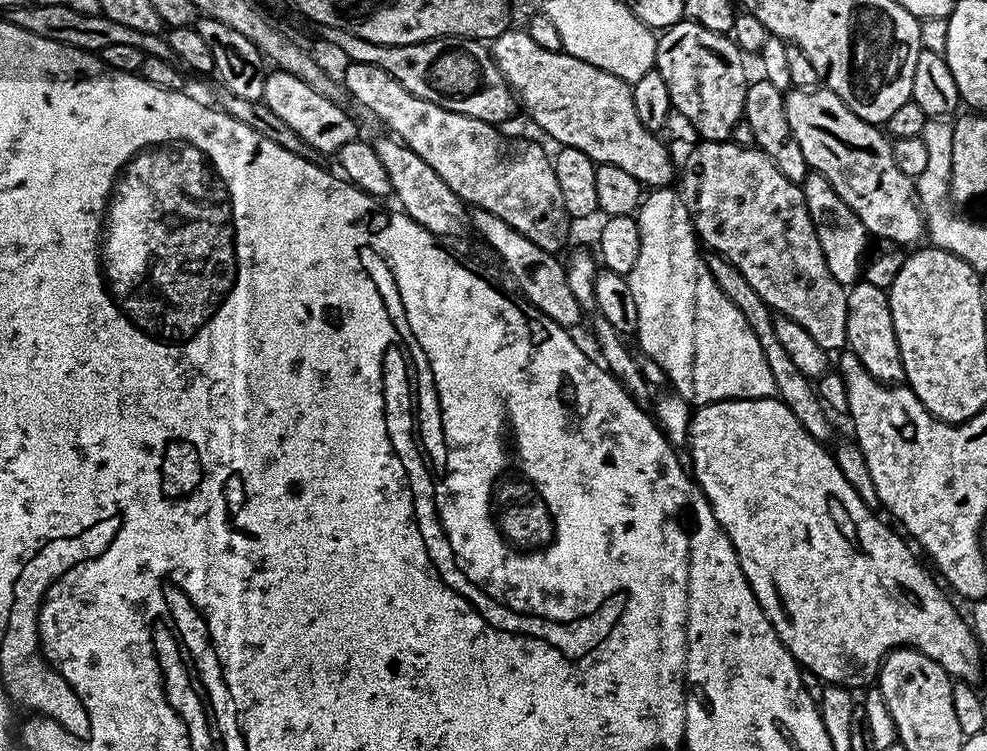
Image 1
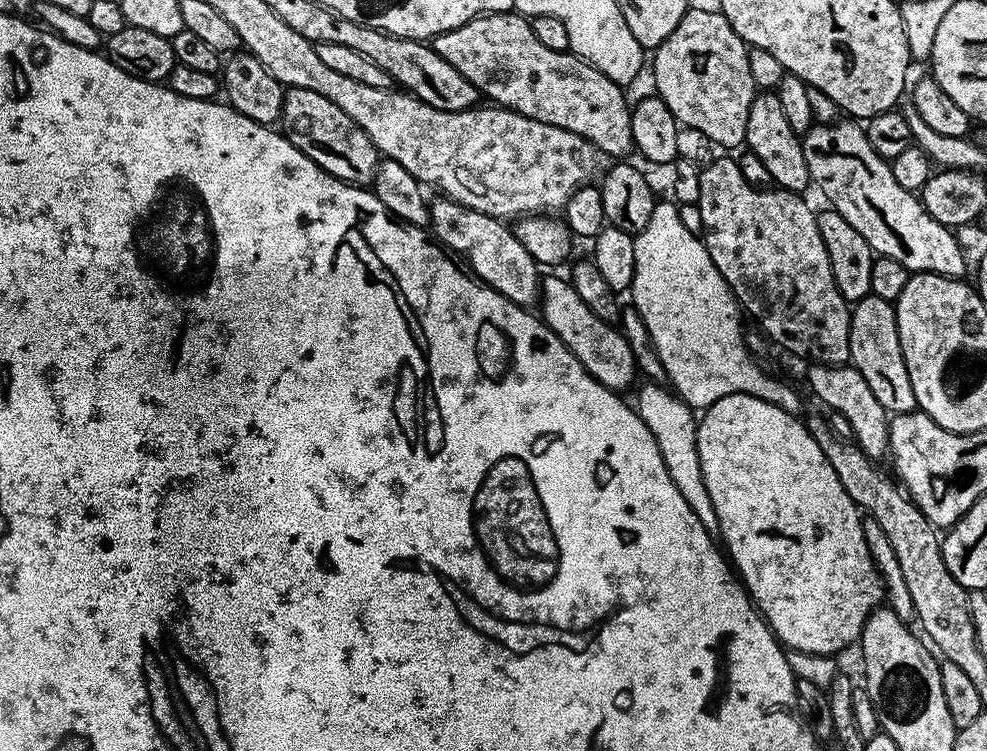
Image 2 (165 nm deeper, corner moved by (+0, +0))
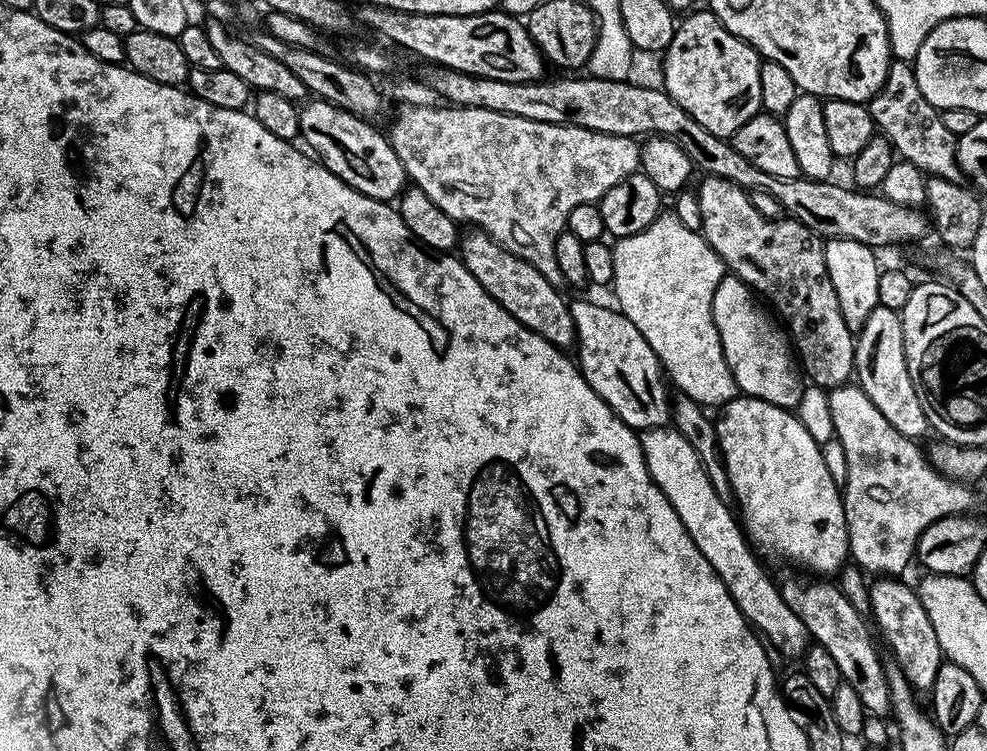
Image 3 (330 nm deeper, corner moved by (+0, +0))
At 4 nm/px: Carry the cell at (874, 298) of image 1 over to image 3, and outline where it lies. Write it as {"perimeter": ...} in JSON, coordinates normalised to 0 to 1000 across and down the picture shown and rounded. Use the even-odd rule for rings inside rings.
{"perimeter":[[[889,407],[881,423],[877,423],[877,434],[873,434],[866,454],[865,501],[881,535],[886,535],[886,541],[890,541],[894,551],[898,551],[898,562],[902,562],[902,567],[906,567],[906,573],[910,573],[914,579],[932,583],[936,574],[939,577],[942,566],[930,535],[926,509],[922,509],[912,417]]]}

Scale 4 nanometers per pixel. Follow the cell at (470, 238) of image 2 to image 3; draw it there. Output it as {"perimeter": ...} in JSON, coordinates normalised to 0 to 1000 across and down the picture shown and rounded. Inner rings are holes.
{"perimeter":[[[484,301],[475,302],[473,308],[471,314],[469,310],[465,316],[464,340],[476,365],[484,370],[492,391],[505,401],[526,431],[553,450],[553,455],[568,466],[579,465],[584,458],[584,435],[576,401],[567,395],[568,385],[553,375],[551,366],[541,360],[536,346],[530,346],[516,336],[495,309],[489,309]]]}

